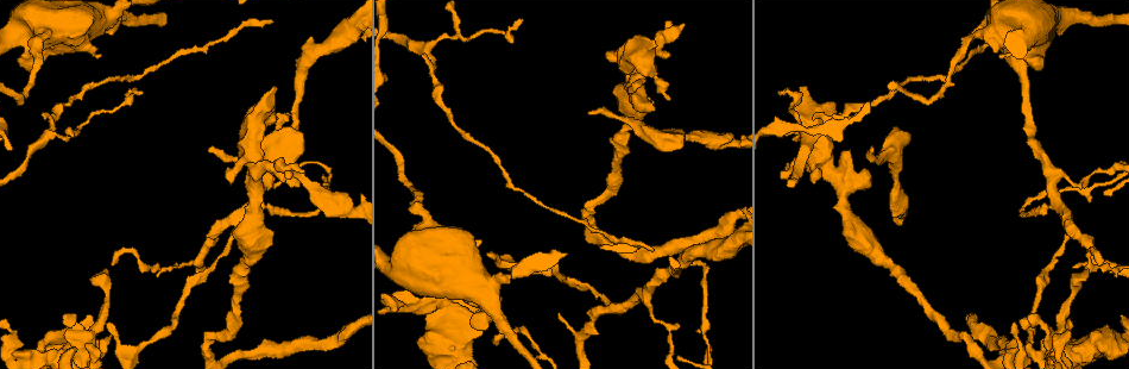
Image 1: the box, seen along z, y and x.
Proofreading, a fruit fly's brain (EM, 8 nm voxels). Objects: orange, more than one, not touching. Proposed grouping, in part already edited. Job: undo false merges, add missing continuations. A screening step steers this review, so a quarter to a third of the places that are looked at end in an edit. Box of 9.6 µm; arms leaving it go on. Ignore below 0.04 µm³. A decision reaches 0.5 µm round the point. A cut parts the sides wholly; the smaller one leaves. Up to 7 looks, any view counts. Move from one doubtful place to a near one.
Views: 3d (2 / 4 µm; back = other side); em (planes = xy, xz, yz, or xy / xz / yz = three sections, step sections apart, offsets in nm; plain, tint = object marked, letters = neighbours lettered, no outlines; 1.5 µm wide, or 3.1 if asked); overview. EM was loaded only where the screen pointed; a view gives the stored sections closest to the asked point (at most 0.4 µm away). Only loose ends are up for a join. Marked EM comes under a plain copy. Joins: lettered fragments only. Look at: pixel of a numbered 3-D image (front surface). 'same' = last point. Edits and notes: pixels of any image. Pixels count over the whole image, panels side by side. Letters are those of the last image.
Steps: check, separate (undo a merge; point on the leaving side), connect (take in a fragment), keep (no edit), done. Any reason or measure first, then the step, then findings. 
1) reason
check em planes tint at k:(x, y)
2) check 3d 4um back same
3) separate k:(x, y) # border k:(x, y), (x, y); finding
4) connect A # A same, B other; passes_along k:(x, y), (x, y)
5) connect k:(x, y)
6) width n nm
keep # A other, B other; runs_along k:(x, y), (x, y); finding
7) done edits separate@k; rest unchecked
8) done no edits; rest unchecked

calibre changes
check 3d 4um back at 1:(1043, 205)

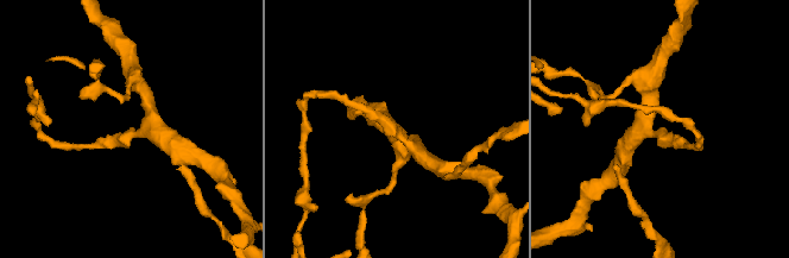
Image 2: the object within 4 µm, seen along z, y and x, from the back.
need the tissue
check em xy step 8 tint at 2:(398, 133)

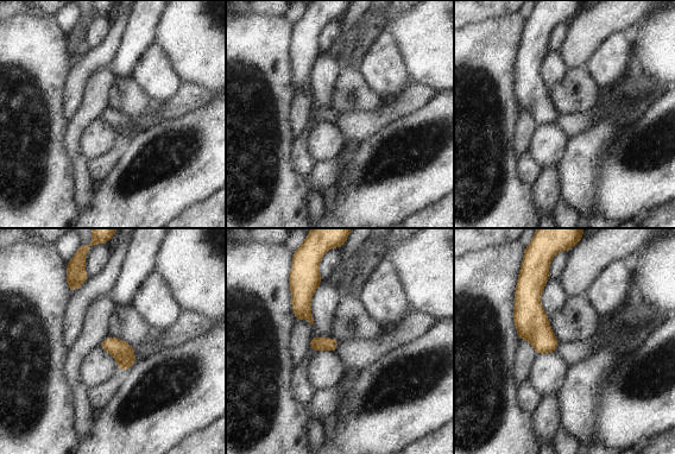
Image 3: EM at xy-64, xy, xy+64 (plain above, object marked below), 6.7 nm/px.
check em planes letters same

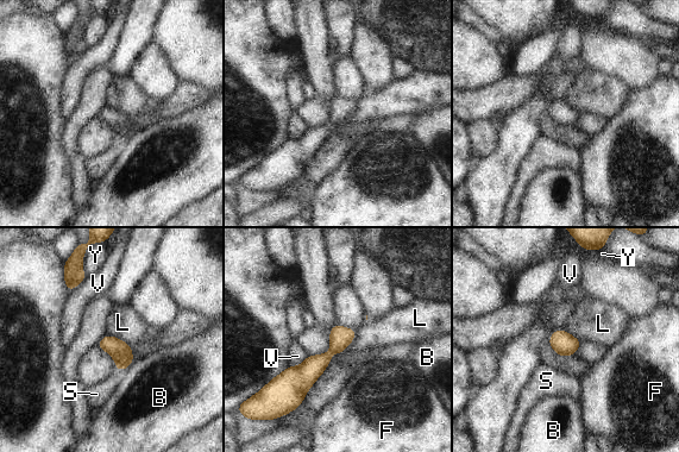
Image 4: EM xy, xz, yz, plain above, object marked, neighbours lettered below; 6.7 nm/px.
keep # B other, F other, L other, S other, V other, Y other; border 4:(357, 330), (291, 410); continuous, no second cell

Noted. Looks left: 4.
tapers out
check em xy step 8 tint at 1:(652, 251)

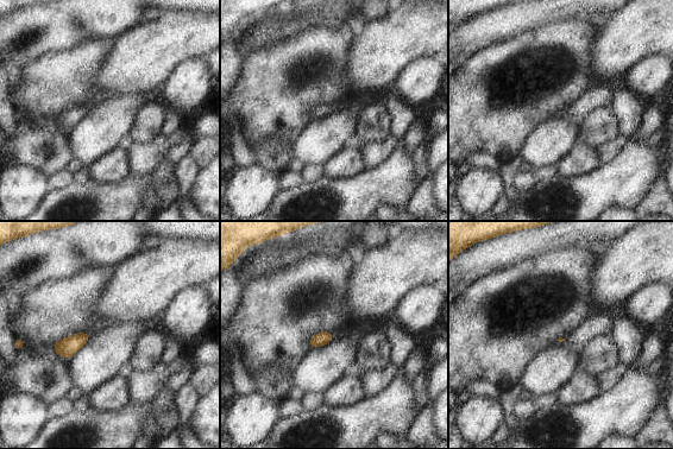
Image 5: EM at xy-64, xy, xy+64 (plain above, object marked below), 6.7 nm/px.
another direction
check em planes letters same

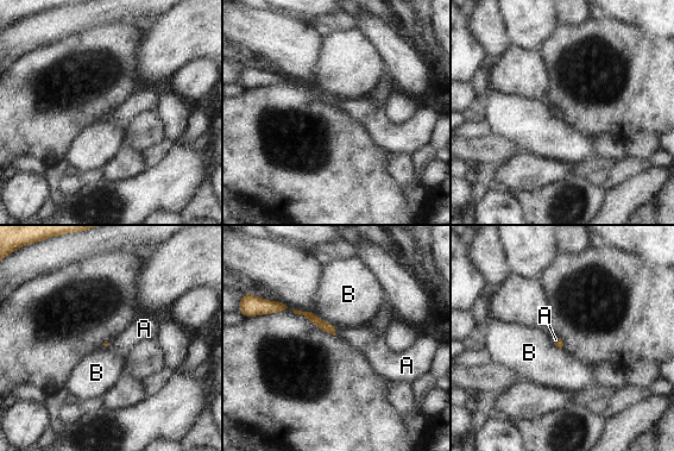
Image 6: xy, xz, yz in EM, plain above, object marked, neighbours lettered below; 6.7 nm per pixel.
connect A # A same, B other; it goes on there

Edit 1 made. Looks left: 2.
branch stops here
check em xz step 8 letters at 1:(479, 242)

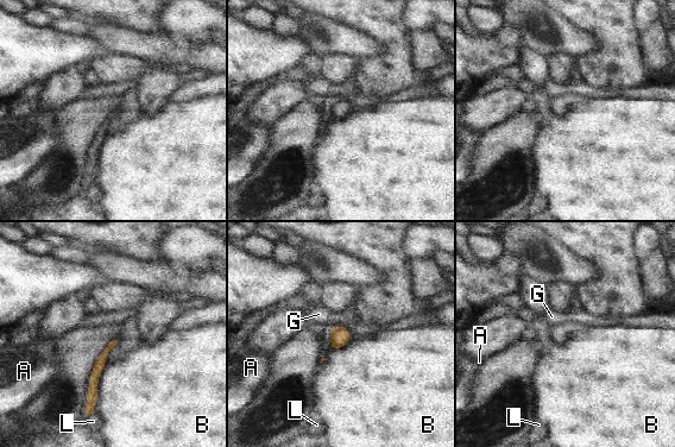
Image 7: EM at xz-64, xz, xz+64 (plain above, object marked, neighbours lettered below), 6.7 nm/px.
keep # A other, B other, G other, L other; border 7:(106, 364), (99, 377), (93, 411); no lettered fragment goes on from it

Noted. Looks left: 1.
done edits connect@6; rest unchecked

